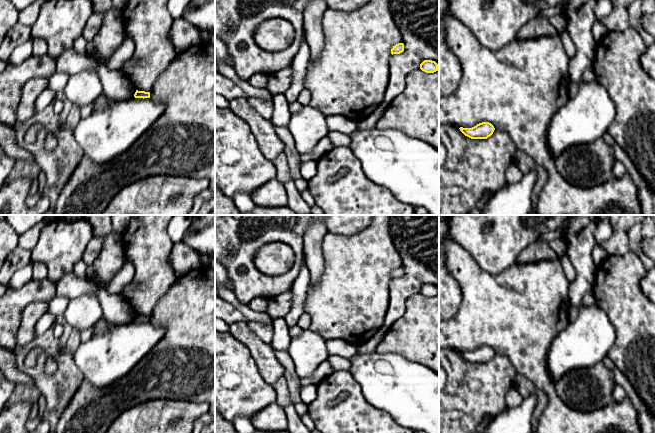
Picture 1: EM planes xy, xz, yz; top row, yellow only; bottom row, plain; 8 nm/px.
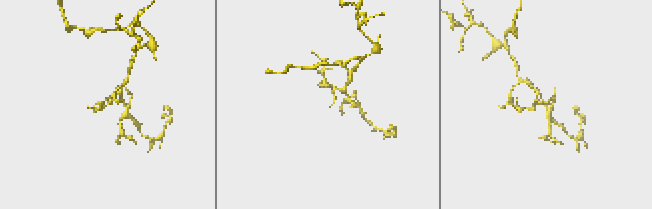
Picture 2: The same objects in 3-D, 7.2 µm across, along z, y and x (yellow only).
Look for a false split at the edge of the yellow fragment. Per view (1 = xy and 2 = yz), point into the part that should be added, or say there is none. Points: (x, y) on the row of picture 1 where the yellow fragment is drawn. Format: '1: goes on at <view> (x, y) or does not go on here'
1: does not go on here
2: does not go on here

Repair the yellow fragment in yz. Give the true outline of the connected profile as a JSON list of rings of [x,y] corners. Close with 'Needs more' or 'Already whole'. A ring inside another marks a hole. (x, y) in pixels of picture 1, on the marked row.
[[[489,122],[479,123],[472,128],[460,127],[459,129],[465,136],[471,139],[487,139],[495,130],[494,126]]]. Already whole

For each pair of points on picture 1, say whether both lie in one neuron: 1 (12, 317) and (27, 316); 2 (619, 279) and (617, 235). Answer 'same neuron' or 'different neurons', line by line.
1: different neurons
2: different neurons

